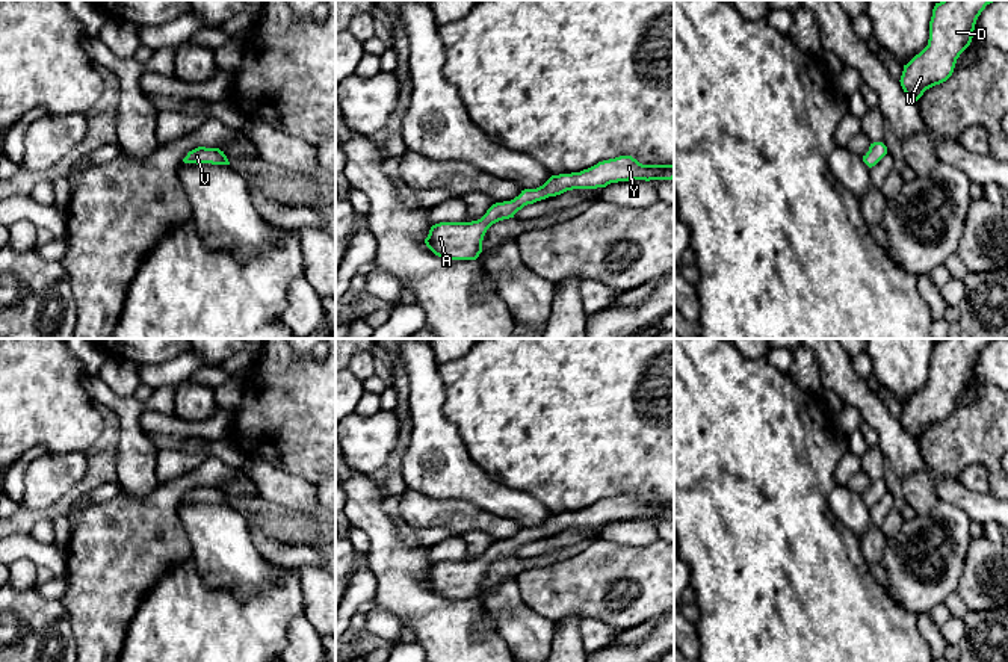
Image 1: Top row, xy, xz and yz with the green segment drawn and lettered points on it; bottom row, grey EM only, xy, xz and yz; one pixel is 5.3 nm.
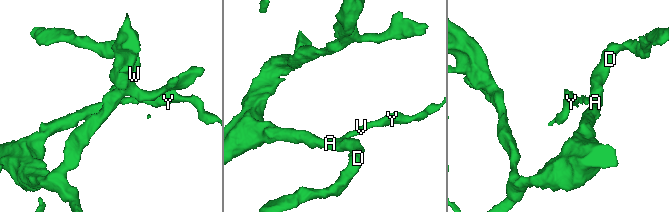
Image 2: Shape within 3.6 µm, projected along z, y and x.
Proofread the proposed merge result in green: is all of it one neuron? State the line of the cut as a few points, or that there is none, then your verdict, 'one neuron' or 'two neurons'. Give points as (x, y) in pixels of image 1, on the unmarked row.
no cut | one neuron

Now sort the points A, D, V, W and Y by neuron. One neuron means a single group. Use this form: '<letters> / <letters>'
A D V W Y

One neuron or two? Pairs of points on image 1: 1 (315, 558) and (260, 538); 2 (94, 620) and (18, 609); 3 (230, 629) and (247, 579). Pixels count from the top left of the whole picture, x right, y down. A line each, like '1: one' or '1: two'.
1: one
2: two
3: two

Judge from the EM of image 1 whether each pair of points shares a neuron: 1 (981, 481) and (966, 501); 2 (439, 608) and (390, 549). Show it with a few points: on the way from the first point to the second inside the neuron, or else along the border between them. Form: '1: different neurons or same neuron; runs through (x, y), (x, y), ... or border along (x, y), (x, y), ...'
1: different neurons; border along (958, 476), (966, 487), (989, 493)
2: same neuron; runs through (423, 596), (395, 564)

